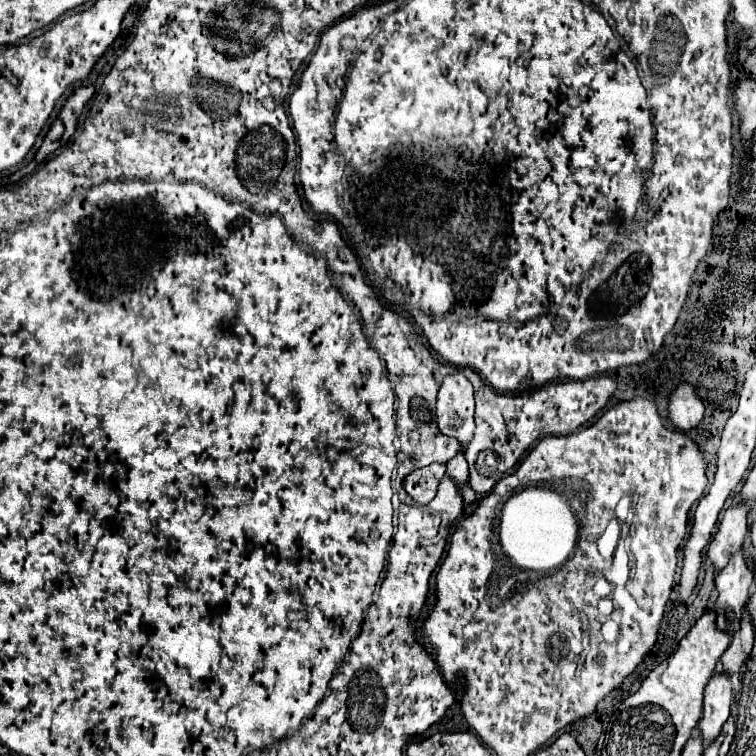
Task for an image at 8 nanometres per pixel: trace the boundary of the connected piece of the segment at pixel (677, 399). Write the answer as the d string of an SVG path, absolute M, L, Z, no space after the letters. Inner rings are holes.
M680 382L670 392L668 402L668 420L676 430L688 432L692 428L698 428L704 418L704 404L694 392L692 384Z

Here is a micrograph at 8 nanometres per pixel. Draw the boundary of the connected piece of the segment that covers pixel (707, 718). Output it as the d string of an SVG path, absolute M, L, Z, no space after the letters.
M718 670L704 688L704 716L700 720L704 744L710 744L710 740L714 740L718 732L722 732L726 716L730 716L730 704L732 680L724 670Z

